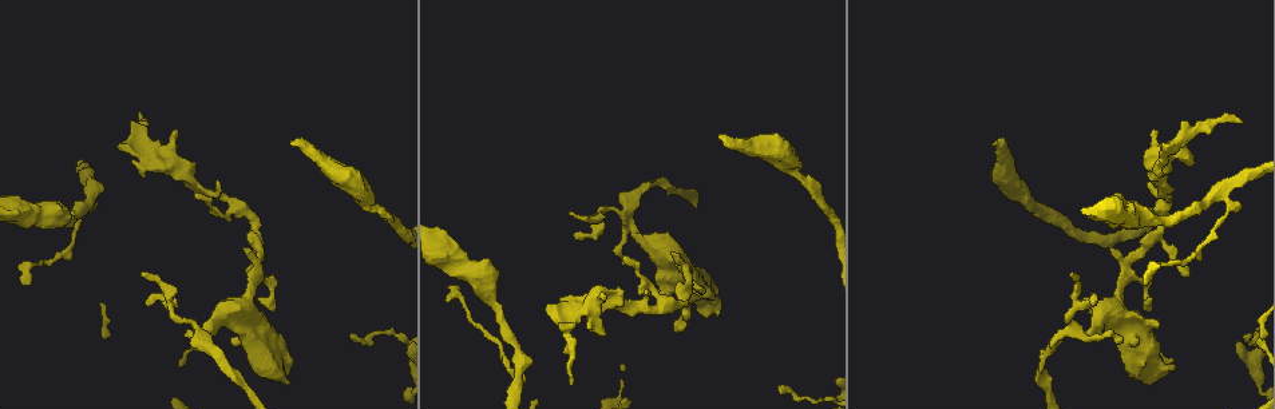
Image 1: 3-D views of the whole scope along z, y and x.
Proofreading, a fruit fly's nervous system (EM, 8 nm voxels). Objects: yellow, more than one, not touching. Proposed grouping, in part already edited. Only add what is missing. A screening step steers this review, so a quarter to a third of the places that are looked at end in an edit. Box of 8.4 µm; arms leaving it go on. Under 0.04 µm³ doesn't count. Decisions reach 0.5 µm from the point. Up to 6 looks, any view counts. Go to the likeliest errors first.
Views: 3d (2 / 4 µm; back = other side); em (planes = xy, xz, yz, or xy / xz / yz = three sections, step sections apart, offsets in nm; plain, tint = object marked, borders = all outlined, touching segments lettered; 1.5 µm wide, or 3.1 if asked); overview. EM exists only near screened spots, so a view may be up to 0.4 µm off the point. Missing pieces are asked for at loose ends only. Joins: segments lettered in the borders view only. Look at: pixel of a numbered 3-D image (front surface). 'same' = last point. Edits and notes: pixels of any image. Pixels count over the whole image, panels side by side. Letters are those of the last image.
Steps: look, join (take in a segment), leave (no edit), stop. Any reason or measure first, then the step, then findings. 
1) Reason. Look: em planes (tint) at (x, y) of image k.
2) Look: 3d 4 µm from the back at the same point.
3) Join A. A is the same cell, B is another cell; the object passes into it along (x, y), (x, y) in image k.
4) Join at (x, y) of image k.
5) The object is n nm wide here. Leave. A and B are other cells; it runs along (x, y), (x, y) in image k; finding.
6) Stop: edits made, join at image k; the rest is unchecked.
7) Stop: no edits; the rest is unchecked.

Free end. Look: em xy step 8 (borders) at (293, 140) of image 1.

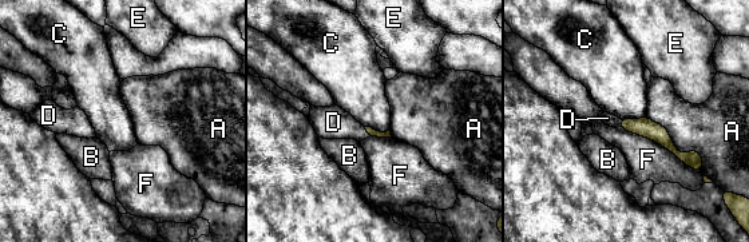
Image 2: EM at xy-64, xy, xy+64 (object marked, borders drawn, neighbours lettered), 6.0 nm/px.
Join D. D is the same cell, A, B, C, E and F are other cells; the object passes into it along (369, 130), (367, 131), (333, 122) in image 2; it goes on there.

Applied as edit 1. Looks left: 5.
Look: overview.

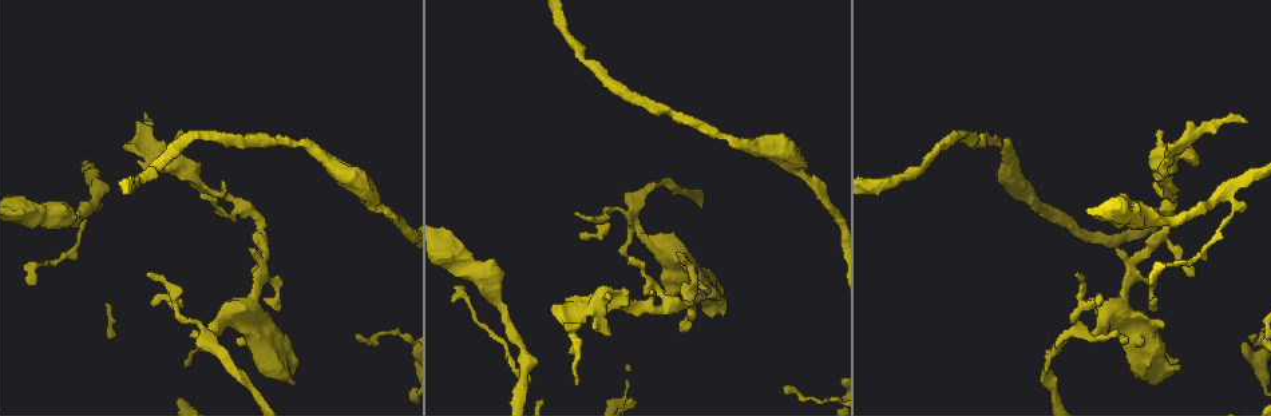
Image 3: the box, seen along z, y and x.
Branch stops here. Look: em planes (plain) at (1125, 341) of image 3.

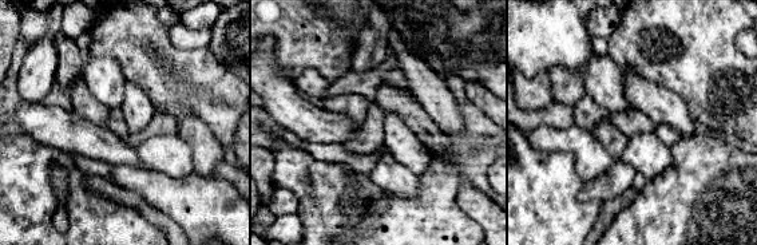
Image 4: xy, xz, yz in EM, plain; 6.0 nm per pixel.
Look: em planes (borders) at the same point.

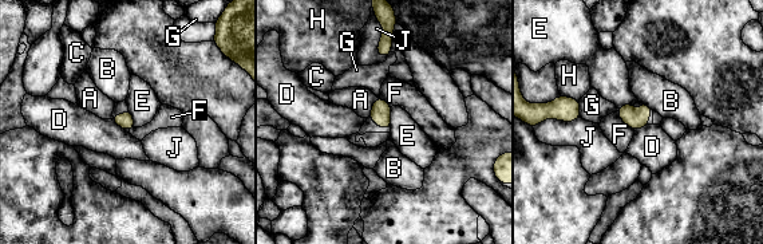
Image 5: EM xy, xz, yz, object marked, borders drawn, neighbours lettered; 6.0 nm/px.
The longest contact is with J, 180 nm. Leave. A, B, C, D, E, F, G, H and J are other cells; a border runs along (111, 119), (129, 130) in image 5; none of them fits.

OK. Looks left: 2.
Free end. Look: 3d 2 µm at (1194, 275) of image 3.

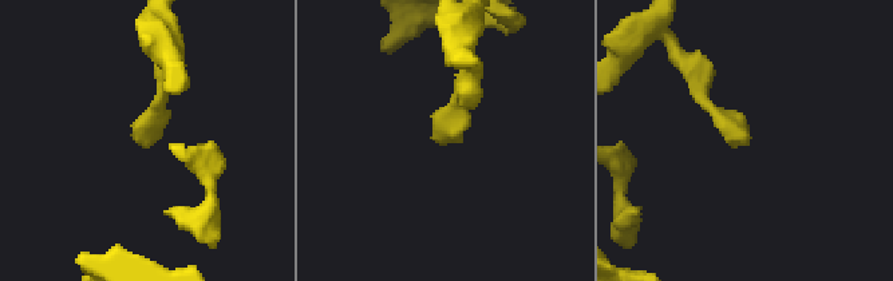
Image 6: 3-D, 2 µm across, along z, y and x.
Shape alone is not enough. Look: em planes (borders) at (443, 137) of image 6.

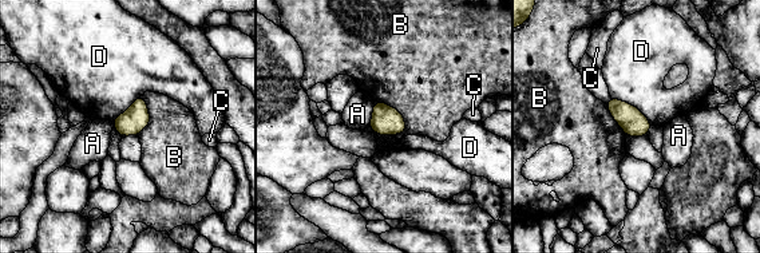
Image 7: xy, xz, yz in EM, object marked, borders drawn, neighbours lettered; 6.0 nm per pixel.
The object is 150 nm wide here. Leave. A, B, C and D are other cells; a border runs along (373, 103), (392, 106), (406, 130) in image 7; no lettered segment goes on from it.

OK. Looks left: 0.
Stop: edits made, join at image 2; the rest is unchecked.

